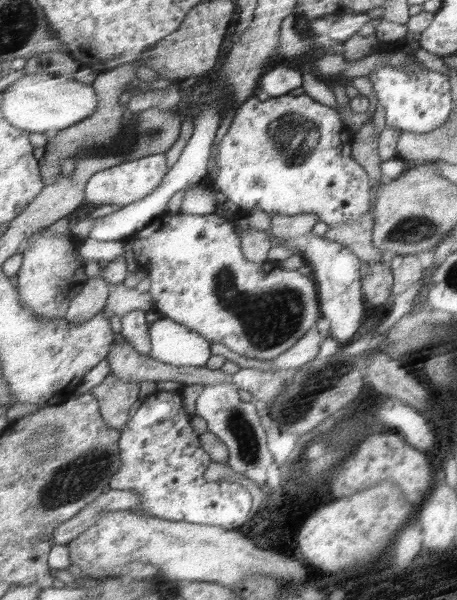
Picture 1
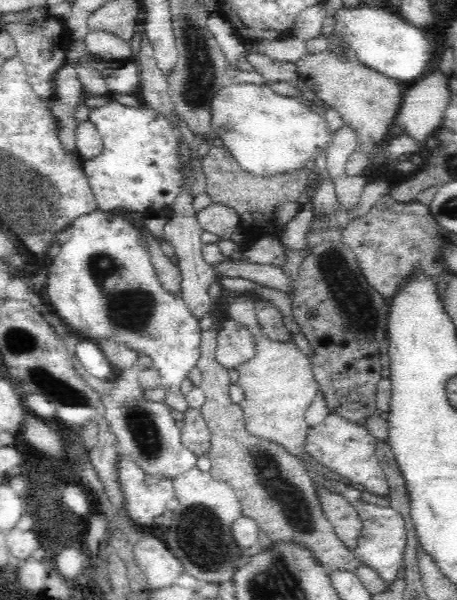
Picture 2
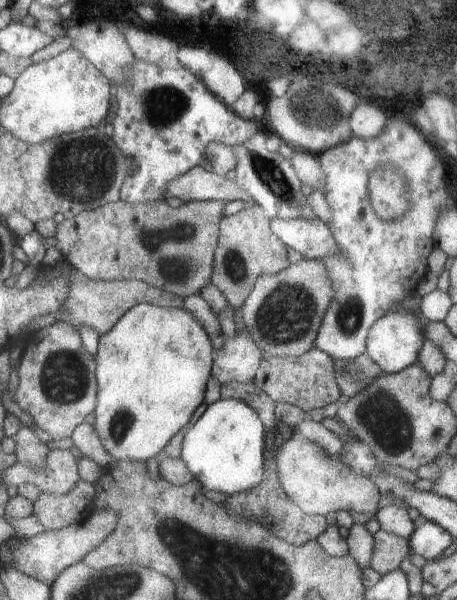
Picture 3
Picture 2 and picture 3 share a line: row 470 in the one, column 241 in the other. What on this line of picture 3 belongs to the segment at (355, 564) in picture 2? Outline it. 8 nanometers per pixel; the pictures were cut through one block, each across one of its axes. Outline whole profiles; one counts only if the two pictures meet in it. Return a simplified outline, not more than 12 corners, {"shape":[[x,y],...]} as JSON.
{"shape":[[263,206],[223,218],[213,284],[243,308],[291,268]]}

